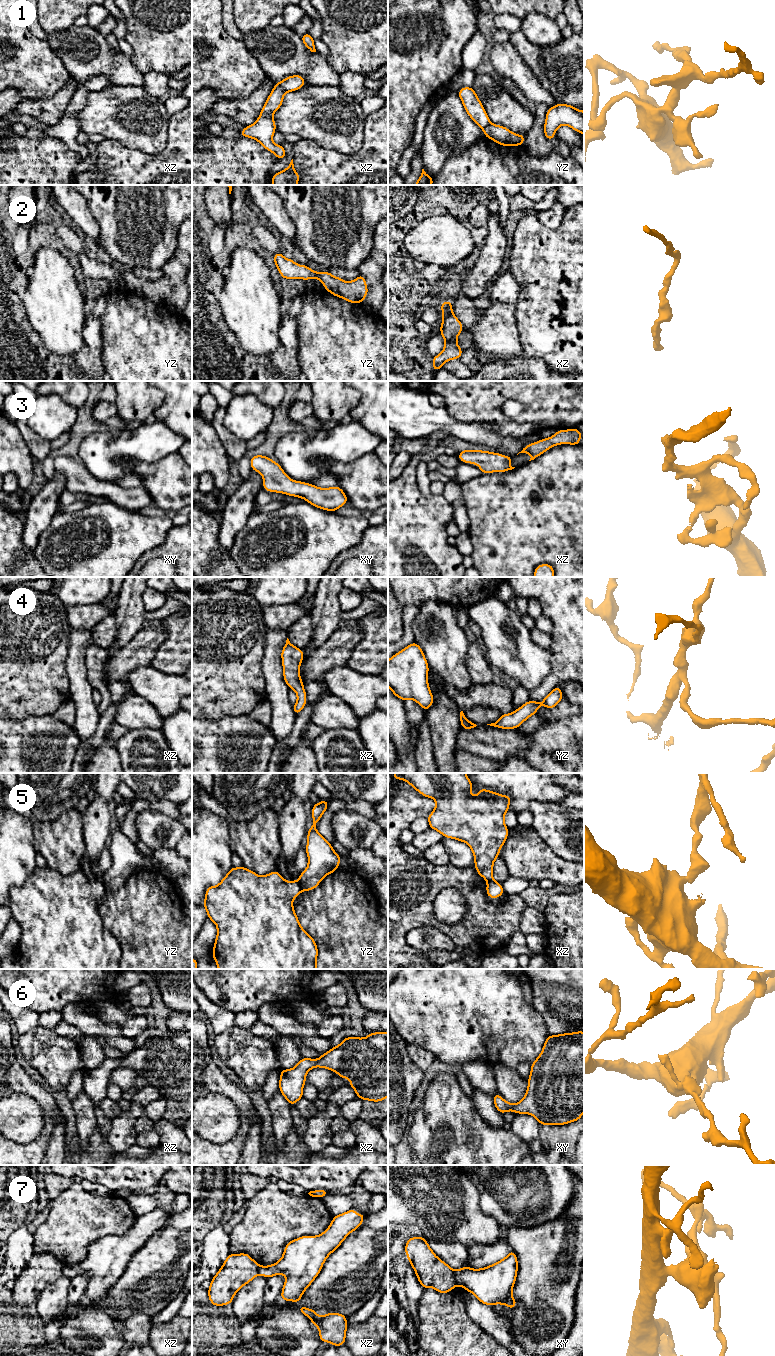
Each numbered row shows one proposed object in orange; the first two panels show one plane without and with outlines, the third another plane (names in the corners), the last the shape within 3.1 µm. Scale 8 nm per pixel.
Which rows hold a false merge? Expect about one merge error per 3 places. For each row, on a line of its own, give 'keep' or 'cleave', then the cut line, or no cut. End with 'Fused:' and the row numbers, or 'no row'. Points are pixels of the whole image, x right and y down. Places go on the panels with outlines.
1: cleave; cut in xz along (275, 83), (287, 91)
2: keep; no cut
3: keep; no cut
4: keep; no cut
5: cleave; cut in yz along (297, 881), (301, 890)
6: keep; no cut
7: cleave; cut in xy along (454, 1271), (454, 1277), (458, 1283)
Fused: 1, 5, 7

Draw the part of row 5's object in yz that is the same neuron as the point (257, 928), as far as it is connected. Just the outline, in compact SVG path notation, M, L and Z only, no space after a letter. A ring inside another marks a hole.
M244 866L232 867L217 886L208 887L202 905L217 926L212 956L218 969L317 969L317 944L301 927L292 904L300 893L299 882L285 881L277 870L259 876Z

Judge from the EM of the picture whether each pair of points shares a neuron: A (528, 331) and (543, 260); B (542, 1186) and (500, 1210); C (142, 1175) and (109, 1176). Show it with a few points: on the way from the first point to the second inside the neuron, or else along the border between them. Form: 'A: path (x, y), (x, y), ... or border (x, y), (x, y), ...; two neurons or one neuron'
A: path (543, 313), (543, 278); one neuron
B: path (532, 1186), (524, 1186), (510, 1200); one neuron
C: path (134, 1175), (117, 1175); one neuron

